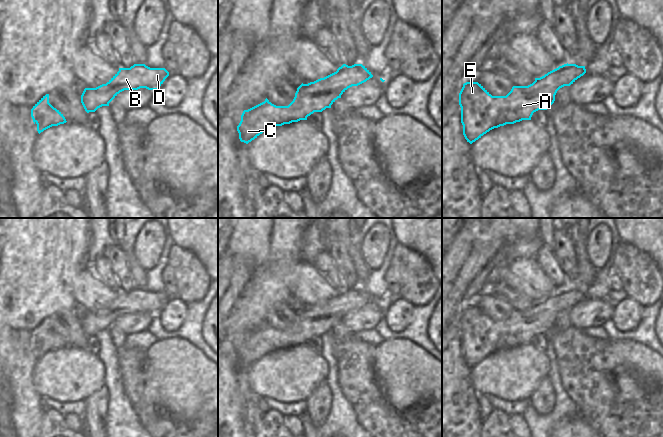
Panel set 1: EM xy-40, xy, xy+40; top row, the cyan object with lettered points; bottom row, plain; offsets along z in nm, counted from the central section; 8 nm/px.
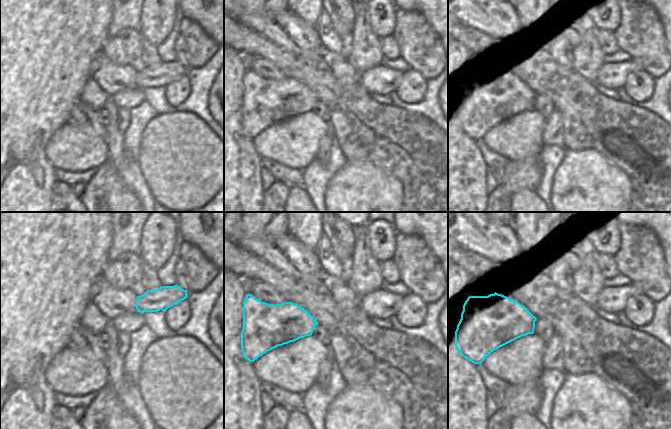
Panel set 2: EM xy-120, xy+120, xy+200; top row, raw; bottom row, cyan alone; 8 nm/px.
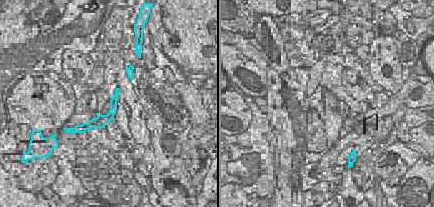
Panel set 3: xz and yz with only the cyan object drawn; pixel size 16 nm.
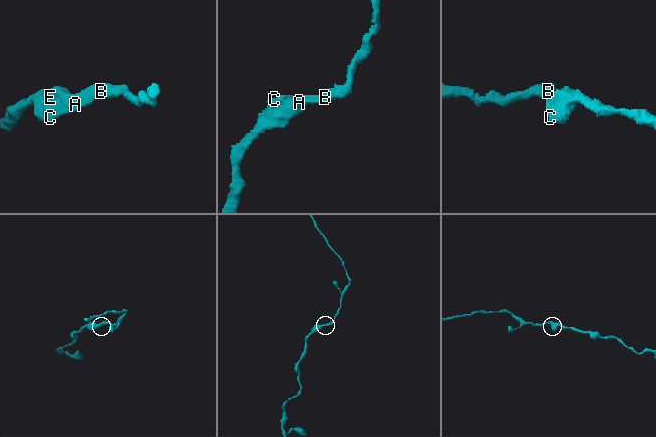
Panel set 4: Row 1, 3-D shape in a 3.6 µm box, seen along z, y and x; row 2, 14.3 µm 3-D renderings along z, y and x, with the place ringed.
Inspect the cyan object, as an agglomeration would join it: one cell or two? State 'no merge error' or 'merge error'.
no merge error

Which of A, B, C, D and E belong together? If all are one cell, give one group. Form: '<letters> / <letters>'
A B C D E

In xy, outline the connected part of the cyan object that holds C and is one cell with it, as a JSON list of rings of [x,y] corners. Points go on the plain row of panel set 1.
[[[343,288],[336,296],[308,308],[301,308],[288,330],[276,330],[267,322],[244,334],[237,350],[239,363],[248,368],[270,352],[307,344],[314,336],[322,336],[350,311],[358,310],[373,299],[362,288]]]

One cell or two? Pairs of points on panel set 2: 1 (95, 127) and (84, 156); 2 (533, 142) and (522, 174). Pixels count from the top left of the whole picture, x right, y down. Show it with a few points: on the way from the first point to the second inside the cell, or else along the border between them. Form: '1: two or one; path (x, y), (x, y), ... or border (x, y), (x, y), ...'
1: two; border (72, 122), (86, 133), (99, 135), (104, 138)
2: two; border (538, 155), (532, 155), (515, 161), (509, 160)

